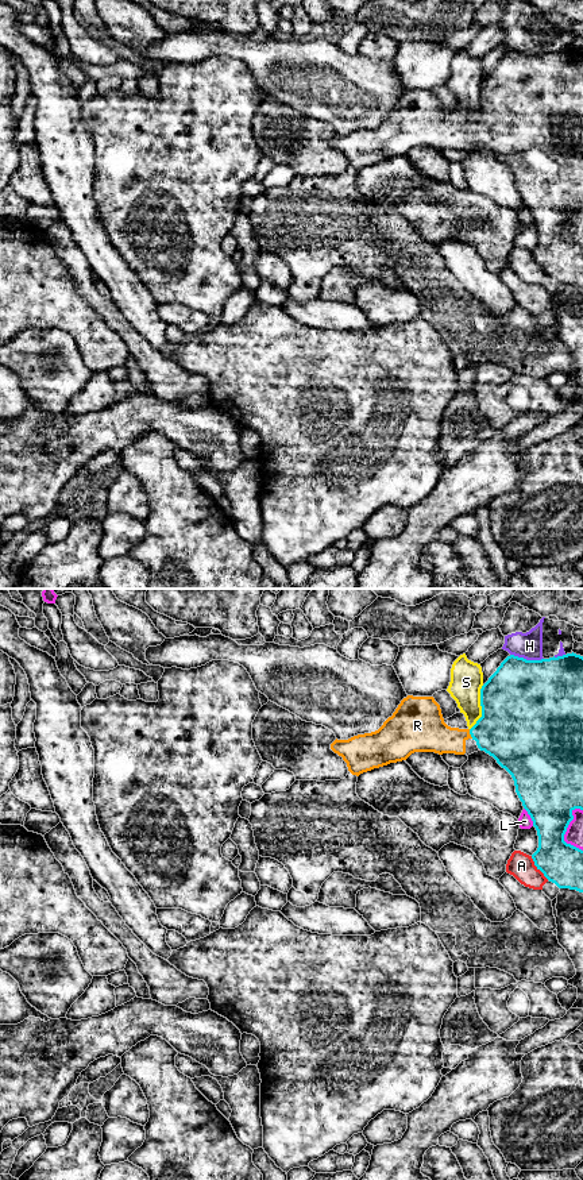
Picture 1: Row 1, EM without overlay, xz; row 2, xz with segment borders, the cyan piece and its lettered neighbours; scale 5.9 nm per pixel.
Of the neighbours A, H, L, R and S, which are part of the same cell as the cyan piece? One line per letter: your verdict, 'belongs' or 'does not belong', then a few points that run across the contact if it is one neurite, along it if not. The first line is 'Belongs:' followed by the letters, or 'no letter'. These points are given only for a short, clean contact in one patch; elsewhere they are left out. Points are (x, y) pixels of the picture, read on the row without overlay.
Belongs: R
A: does not belong
H: does not belong
L: does not belong
R: belongs; line xz (512, 124), (470, 128), (433, 130), (428, 127)
S: does not belong

